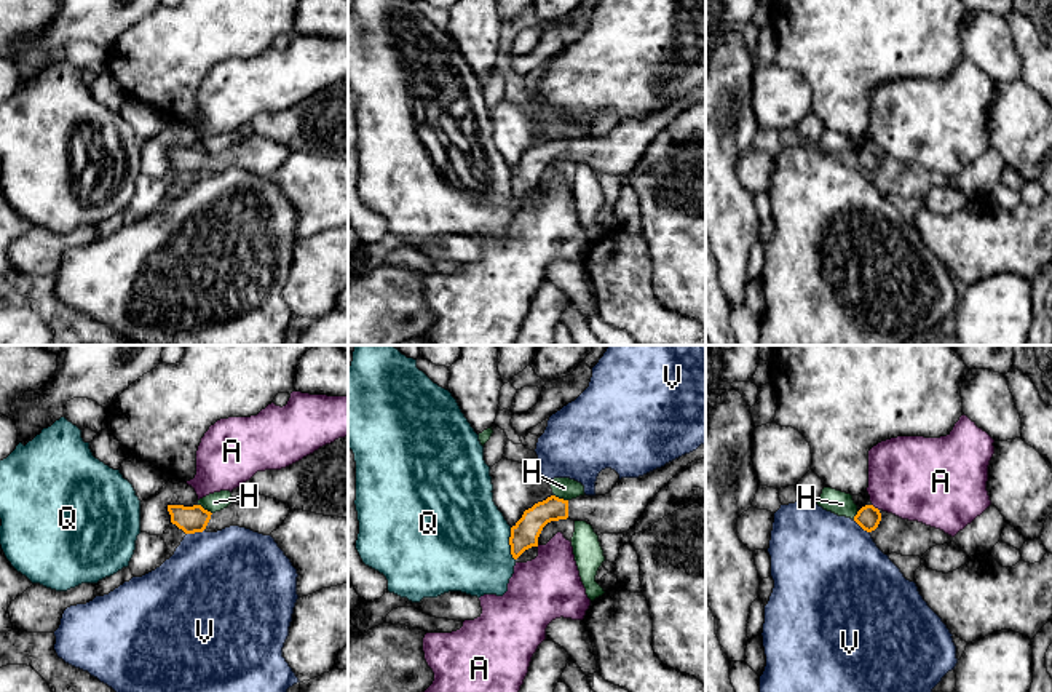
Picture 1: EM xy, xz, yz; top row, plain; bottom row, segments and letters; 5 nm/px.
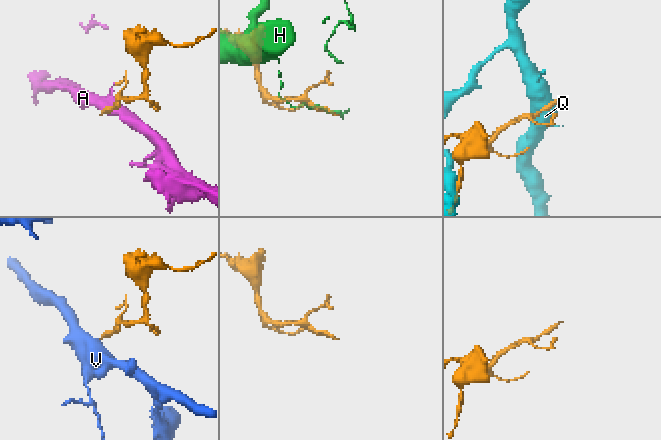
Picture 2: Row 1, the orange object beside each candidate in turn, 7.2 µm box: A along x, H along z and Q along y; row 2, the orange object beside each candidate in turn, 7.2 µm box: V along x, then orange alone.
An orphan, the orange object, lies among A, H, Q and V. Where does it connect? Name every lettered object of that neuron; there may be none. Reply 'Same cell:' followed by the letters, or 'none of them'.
Same cell: none of them

